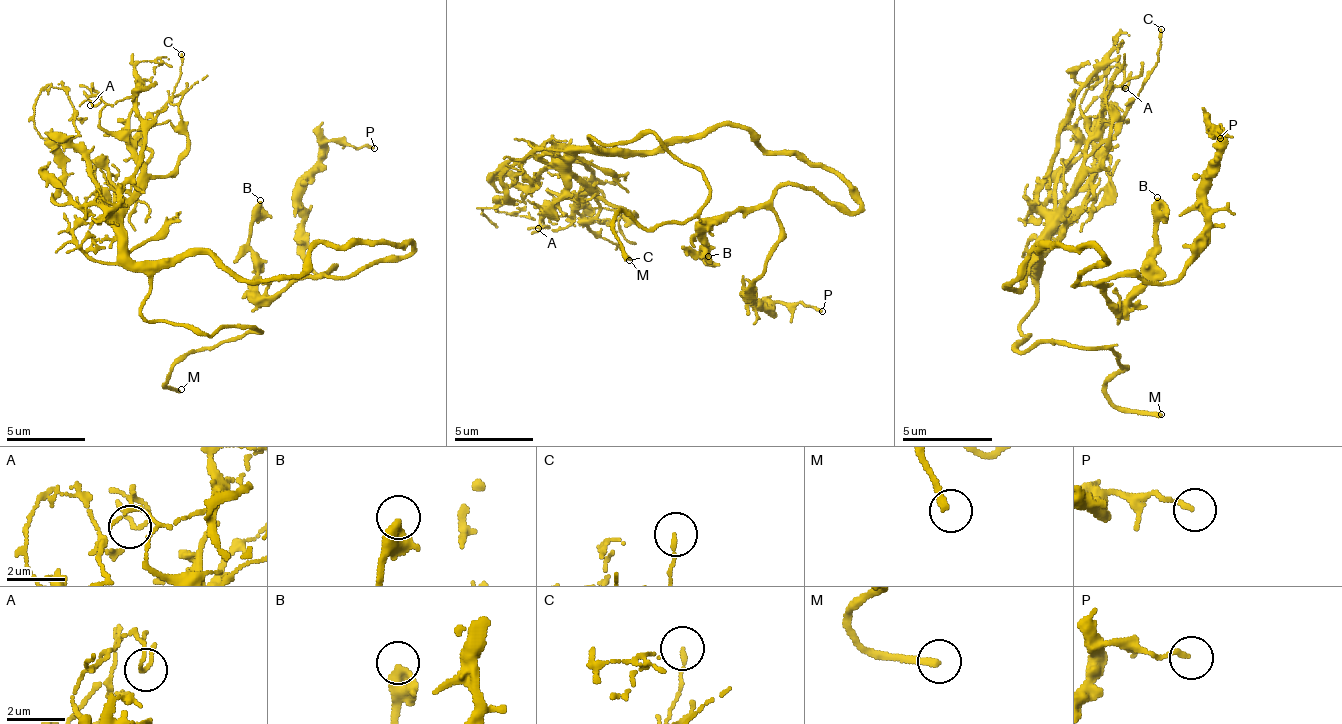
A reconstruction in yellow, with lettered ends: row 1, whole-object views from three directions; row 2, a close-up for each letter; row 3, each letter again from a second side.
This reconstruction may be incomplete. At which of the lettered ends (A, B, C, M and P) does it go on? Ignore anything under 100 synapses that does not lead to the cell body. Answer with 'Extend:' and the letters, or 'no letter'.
Extend: M

